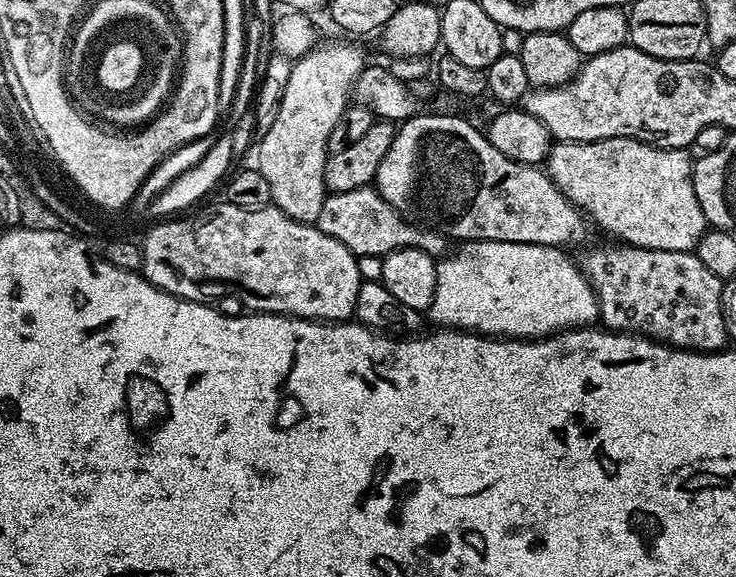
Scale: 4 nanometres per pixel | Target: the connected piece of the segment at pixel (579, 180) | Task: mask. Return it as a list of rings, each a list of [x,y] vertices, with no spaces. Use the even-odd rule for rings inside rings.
[[[610,138],[590,143],[557,141],[546,161],[546,171],[563,196],[610,234],[620,236],[629,247],[689,252],[708,230],[708,223],[694,191],[693,157],[687,149],[656,148],[643,140]]]

